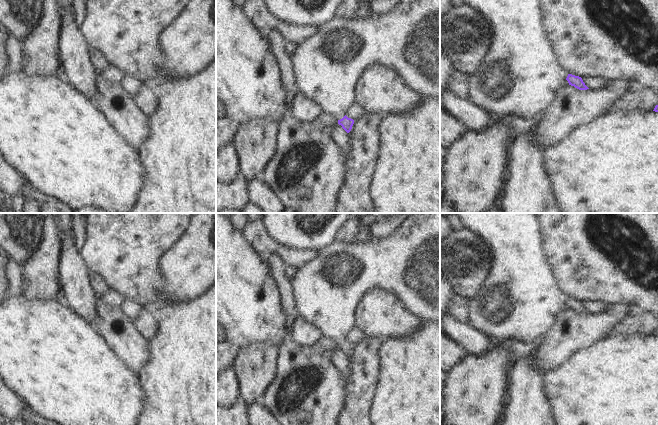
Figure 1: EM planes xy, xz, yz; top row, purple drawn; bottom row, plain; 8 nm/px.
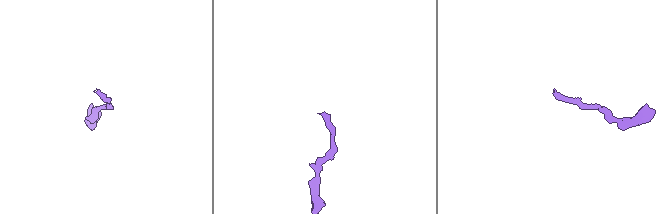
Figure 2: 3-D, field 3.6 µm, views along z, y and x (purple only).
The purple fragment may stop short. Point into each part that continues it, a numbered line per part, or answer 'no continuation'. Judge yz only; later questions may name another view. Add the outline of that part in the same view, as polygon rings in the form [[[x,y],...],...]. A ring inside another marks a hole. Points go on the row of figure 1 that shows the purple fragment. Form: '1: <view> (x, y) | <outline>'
1: yz (520, 51) | [[[462,0],[464,5],[481,14],[491,28],[491,43],[476,72],[470,76],[463,93],[478,108],[492,116],[513,115],[518,119],[543,113],[557,98],[557,92],[567,71],[557,61],[547,31],[543,28],[541,0]]]

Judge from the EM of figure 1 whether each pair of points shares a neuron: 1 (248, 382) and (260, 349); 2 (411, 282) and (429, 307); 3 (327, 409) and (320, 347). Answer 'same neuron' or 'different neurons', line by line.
1: same neuron
2: same neuron
3: same neuron

